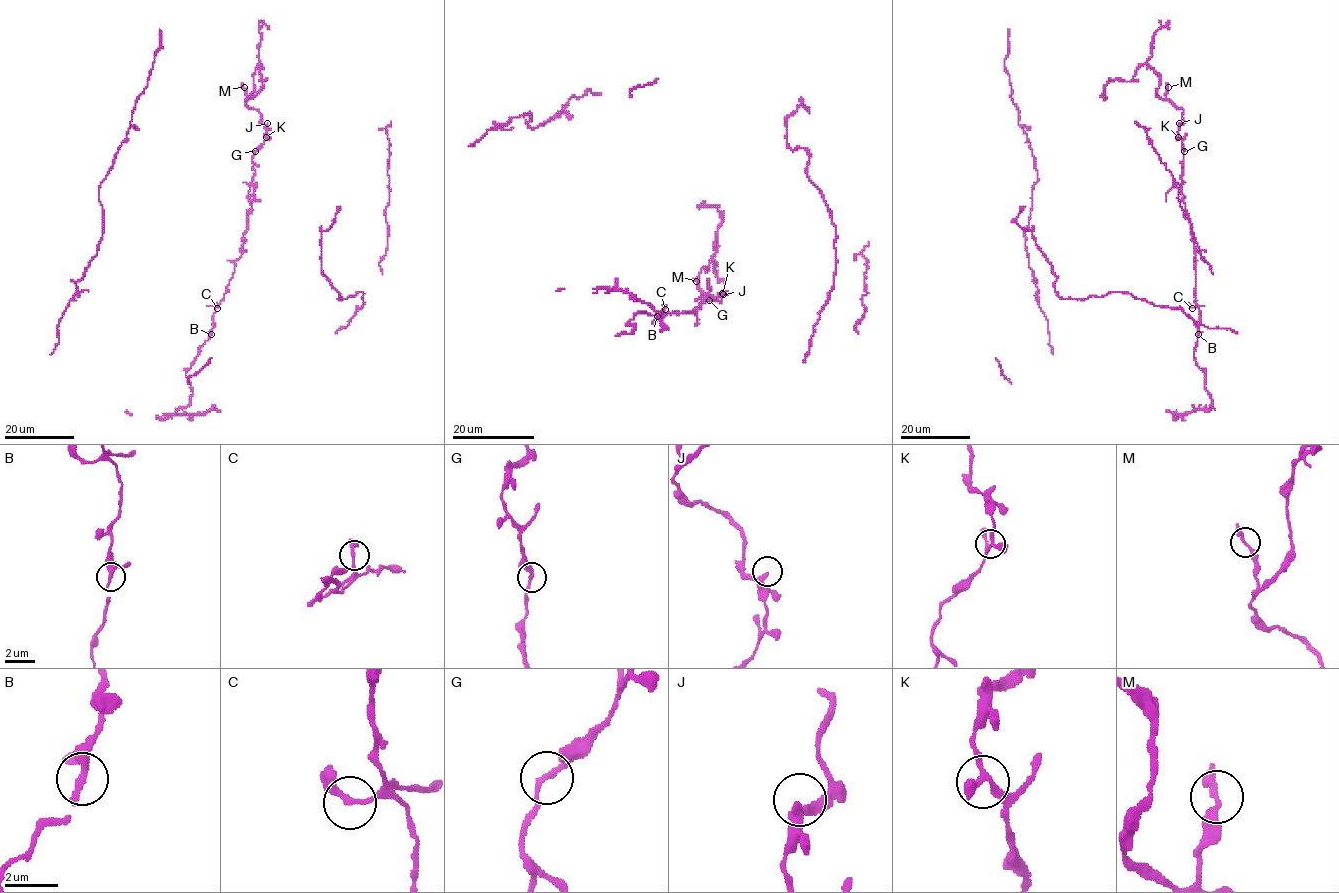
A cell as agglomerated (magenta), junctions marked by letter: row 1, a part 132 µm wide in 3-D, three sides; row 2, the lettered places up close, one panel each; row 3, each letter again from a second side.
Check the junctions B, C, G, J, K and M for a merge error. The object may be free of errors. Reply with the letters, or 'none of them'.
none of them

